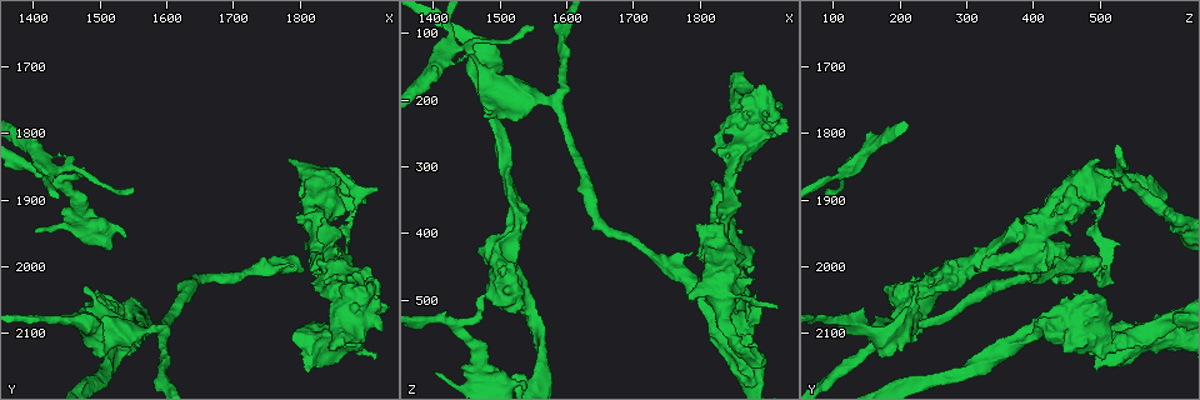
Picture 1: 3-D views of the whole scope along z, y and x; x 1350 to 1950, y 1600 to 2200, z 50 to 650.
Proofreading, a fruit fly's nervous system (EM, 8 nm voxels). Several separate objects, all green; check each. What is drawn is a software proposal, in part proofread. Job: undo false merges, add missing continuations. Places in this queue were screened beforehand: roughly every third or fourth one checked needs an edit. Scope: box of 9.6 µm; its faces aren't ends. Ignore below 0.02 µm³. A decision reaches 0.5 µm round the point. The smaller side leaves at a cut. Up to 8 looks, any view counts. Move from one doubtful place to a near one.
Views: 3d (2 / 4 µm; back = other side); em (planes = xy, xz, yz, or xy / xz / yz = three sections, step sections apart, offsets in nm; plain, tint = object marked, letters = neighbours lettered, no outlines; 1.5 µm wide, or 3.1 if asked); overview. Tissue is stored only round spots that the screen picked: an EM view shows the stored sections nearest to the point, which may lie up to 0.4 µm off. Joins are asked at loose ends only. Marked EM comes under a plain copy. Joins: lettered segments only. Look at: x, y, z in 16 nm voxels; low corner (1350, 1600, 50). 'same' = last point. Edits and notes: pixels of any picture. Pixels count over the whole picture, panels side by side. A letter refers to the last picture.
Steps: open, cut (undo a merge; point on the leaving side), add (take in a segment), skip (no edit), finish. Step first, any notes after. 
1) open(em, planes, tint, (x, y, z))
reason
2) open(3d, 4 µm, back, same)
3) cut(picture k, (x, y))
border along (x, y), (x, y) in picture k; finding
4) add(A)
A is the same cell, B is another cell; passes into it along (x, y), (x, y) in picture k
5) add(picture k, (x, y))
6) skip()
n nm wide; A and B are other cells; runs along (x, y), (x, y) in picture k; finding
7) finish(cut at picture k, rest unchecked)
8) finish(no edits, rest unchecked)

open(em, yz, step 4, tint, (1830, 1965, 405))
arms part here

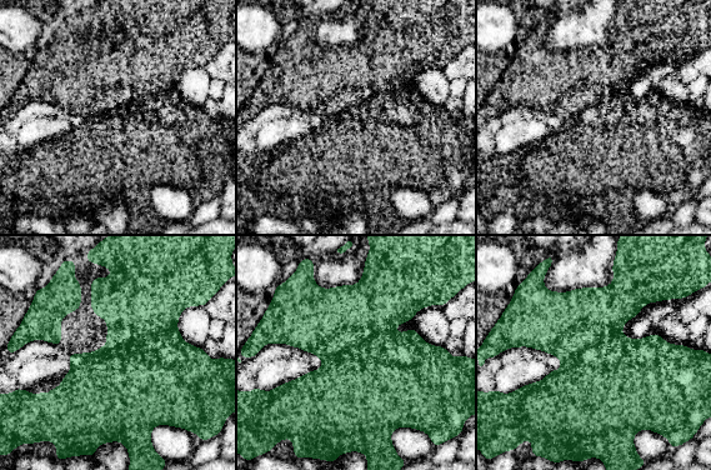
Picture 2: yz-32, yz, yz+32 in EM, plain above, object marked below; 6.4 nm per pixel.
open(em, xz, step 8, letters, same)
another direction

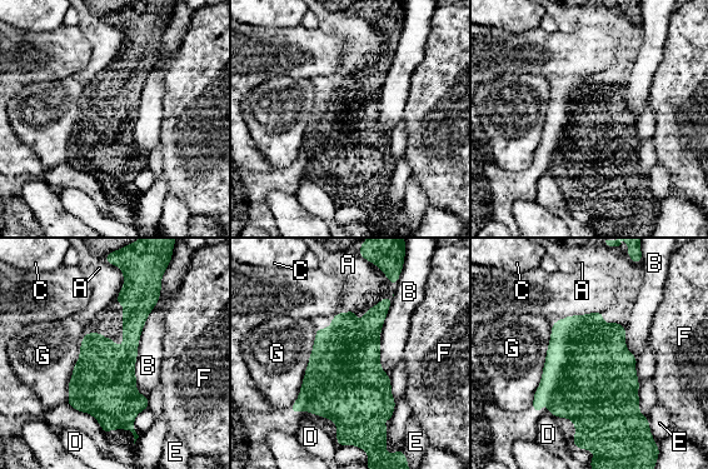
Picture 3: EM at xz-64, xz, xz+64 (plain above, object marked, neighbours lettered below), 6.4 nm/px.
skip()
420 nm wide; B touches over 600 nm; A, B, C, D, E, F and G are other cells; all the same cell

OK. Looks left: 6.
open(3d, 4 µm, (1475, 2035, 225))
an open end

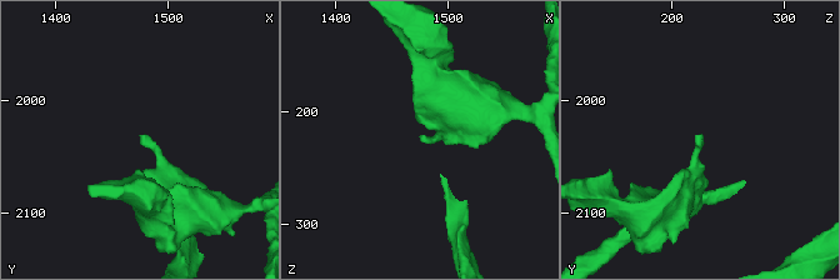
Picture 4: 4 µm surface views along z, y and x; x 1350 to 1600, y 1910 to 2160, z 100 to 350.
open(em, xz, step 4, tint, (1476, 2036, 222))

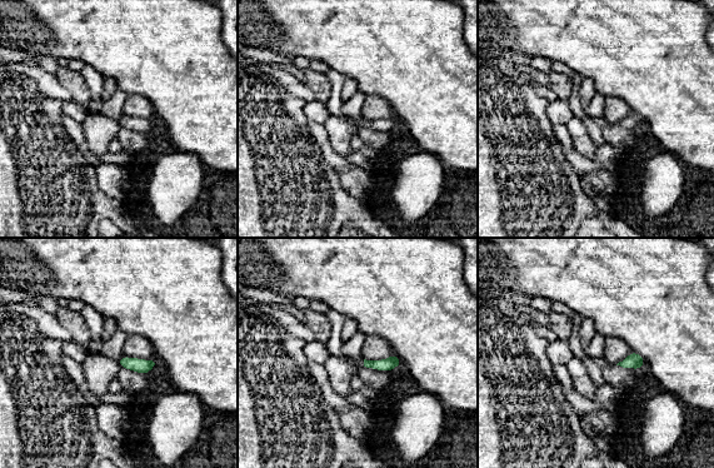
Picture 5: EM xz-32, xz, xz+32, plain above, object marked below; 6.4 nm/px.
open(em, planes, letters, same)
cut it another way

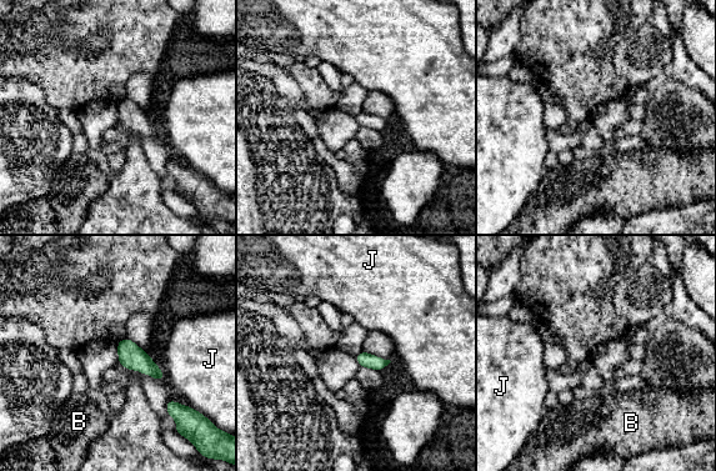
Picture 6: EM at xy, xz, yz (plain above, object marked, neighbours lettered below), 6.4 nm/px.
skip()
100 nm wide; B and J are other cells; border along (159, 367), (165, 379) in picture 6; no lettered segment goes on from it

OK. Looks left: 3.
open(3d, 2 µm, (1400, 1945, 610))
branch stops here

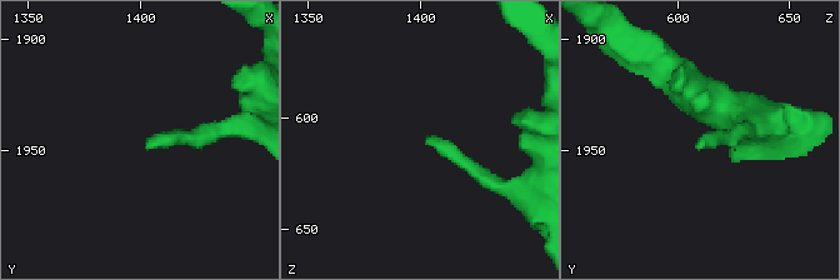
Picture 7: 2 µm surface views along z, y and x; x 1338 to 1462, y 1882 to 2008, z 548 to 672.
open(em, planes, tint, (1403, 1946, 609))

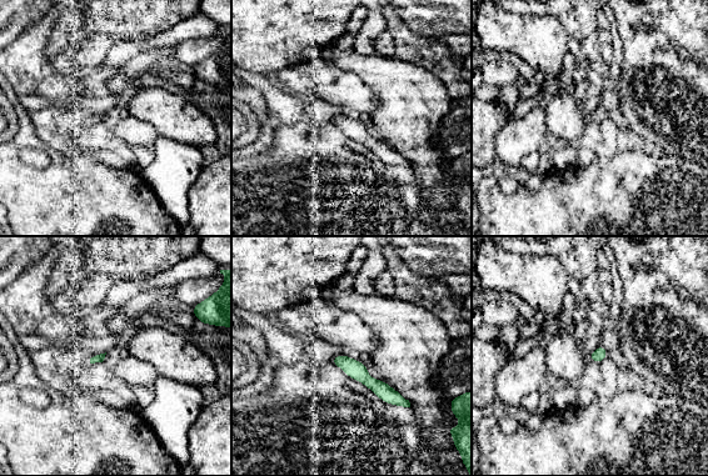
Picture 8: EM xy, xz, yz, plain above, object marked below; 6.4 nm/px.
open(em, planes, letters, same)
what lies round it

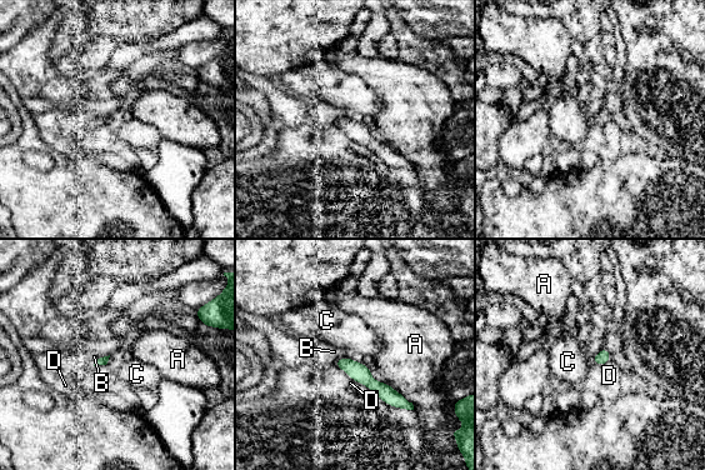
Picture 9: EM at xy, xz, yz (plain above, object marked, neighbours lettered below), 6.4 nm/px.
skip()
A, B, C and D are other cells; none of them fits

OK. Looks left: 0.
finish(no edits, rest unchecked)

